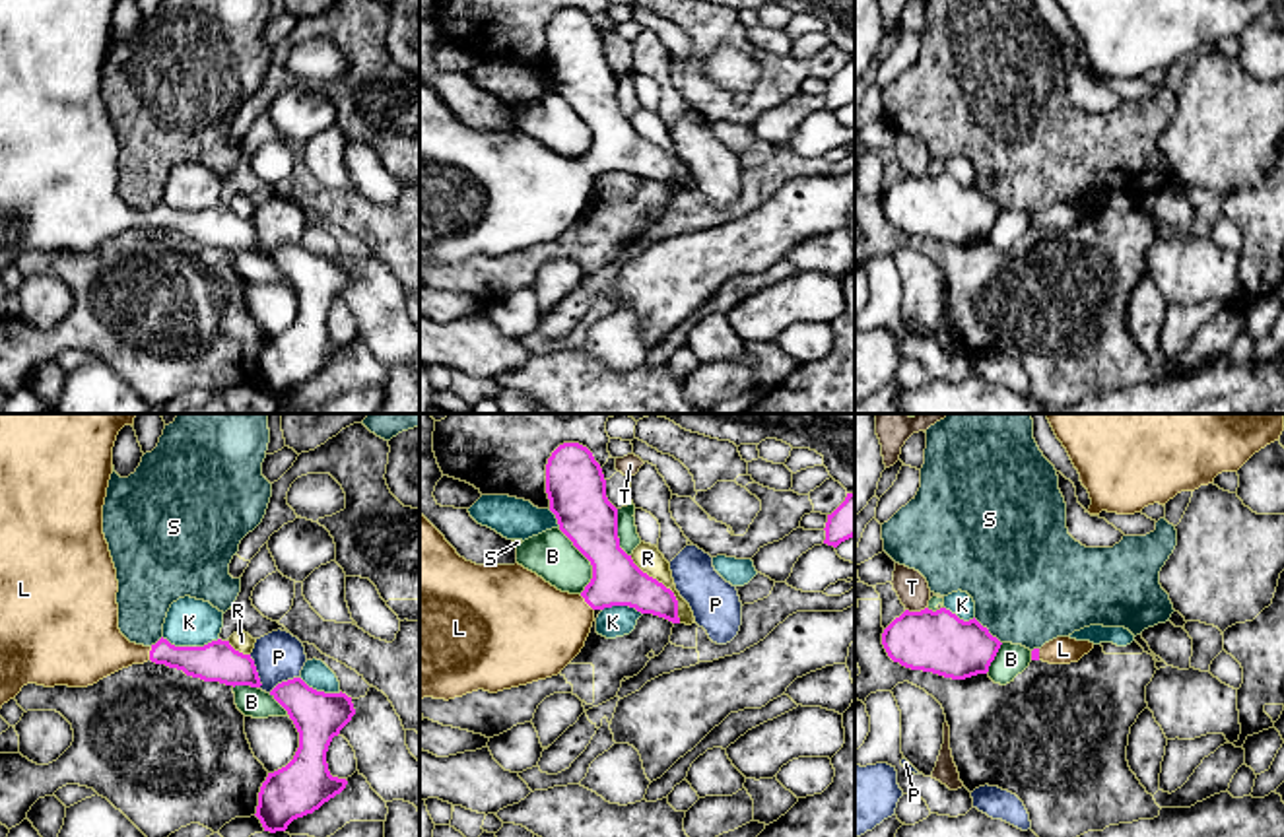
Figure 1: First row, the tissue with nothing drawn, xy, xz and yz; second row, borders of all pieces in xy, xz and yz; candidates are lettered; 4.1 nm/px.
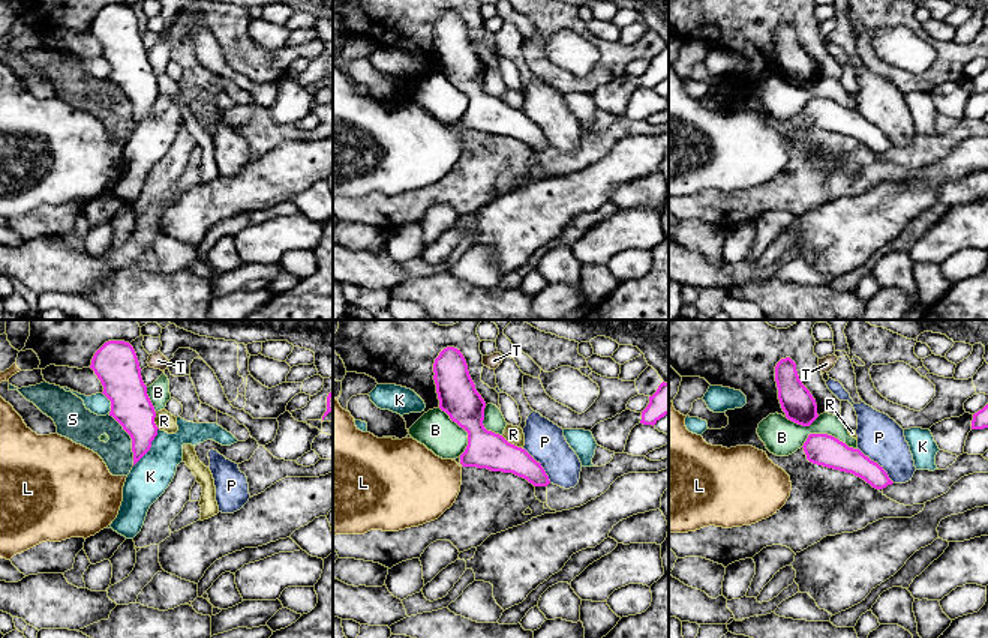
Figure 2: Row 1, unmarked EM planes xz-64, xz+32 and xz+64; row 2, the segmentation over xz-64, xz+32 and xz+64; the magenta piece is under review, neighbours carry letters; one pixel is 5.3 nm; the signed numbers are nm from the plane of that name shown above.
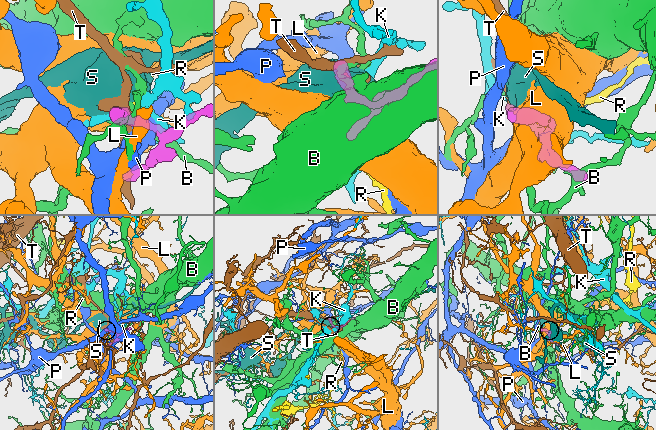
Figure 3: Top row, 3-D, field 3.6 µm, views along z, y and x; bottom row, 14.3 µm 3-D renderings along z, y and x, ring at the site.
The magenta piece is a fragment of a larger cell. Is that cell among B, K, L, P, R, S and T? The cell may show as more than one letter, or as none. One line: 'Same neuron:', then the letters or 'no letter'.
Same neuron: L

